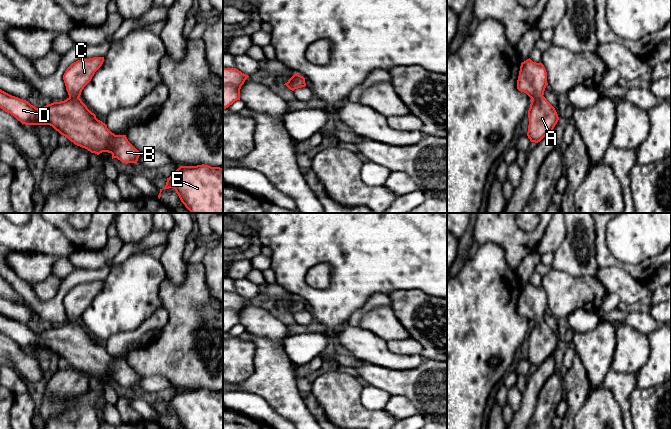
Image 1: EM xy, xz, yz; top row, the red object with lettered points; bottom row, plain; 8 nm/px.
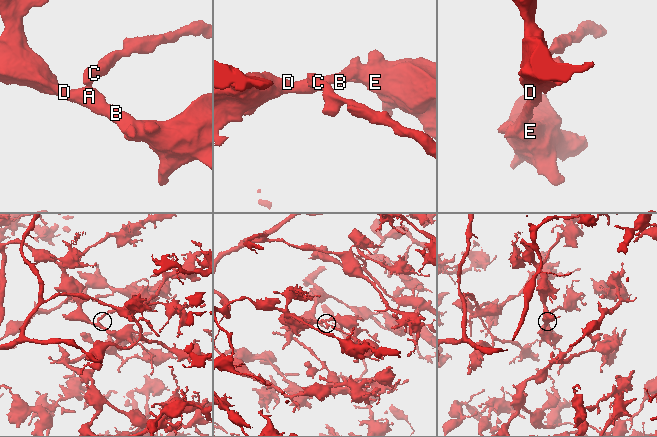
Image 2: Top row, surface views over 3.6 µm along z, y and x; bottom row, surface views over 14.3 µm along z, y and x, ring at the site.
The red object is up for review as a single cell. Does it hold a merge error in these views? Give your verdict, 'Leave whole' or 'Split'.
Leave whole

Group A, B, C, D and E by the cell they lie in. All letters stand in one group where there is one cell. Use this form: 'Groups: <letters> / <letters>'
Groups: A B C D E

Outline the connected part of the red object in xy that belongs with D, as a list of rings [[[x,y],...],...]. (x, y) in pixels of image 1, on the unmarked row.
[[[93,281],[72,287],[63,299],[69,321],[60,326],[47,328],[41,333],[31,329],[28,325],[12,320],[0,313],[0,332],[13,339],[25,349],[50,349],[61,359],[67,361],[75,369],[99,379],[102,376],[112,378],[122,387],[137,387],[141,377],[128,365],[126,359],[115,359],[105,347],[98,344],[79,322],[84,311],[91,305],[95,296],[102,290],[104,281]]]

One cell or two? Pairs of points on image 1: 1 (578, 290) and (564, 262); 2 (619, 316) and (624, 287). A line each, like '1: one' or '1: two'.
1: two
2: two

